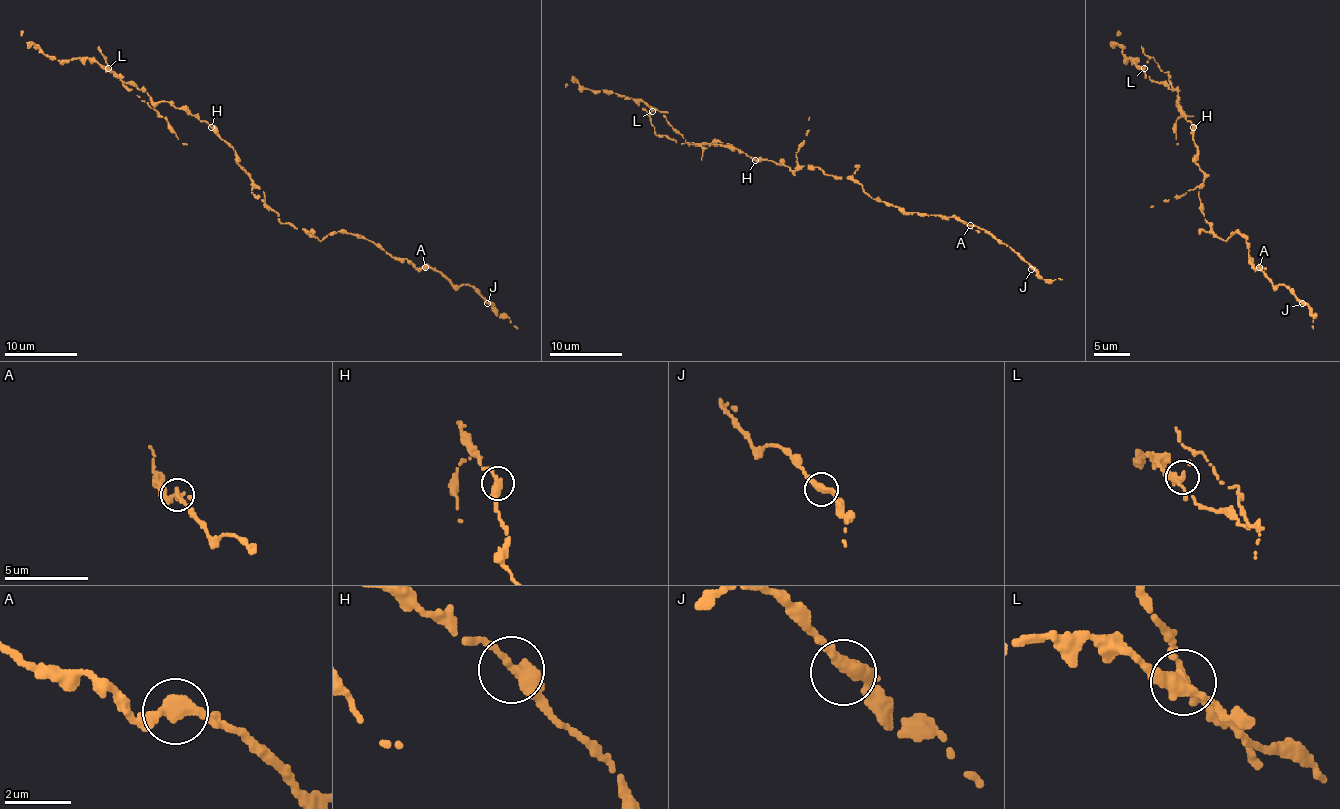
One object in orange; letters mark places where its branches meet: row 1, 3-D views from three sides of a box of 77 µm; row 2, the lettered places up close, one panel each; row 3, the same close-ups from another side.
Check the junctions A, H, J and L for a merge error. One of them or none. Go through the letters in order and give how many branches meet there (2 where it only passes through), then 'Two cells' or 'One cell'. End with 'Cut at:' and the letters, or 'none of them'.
A: Branches: 2. One cell
H: Branches: 2. One cell
J: Branches: 2. One cell
L: Branches: 2. Two cells
Cut at: L

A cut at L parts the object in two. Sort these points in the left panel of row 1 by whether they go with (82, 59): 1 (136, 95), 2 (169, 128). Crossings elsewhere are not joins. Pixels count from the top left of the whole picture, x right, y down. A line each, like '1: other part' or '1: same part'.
1: other part
2: other part

